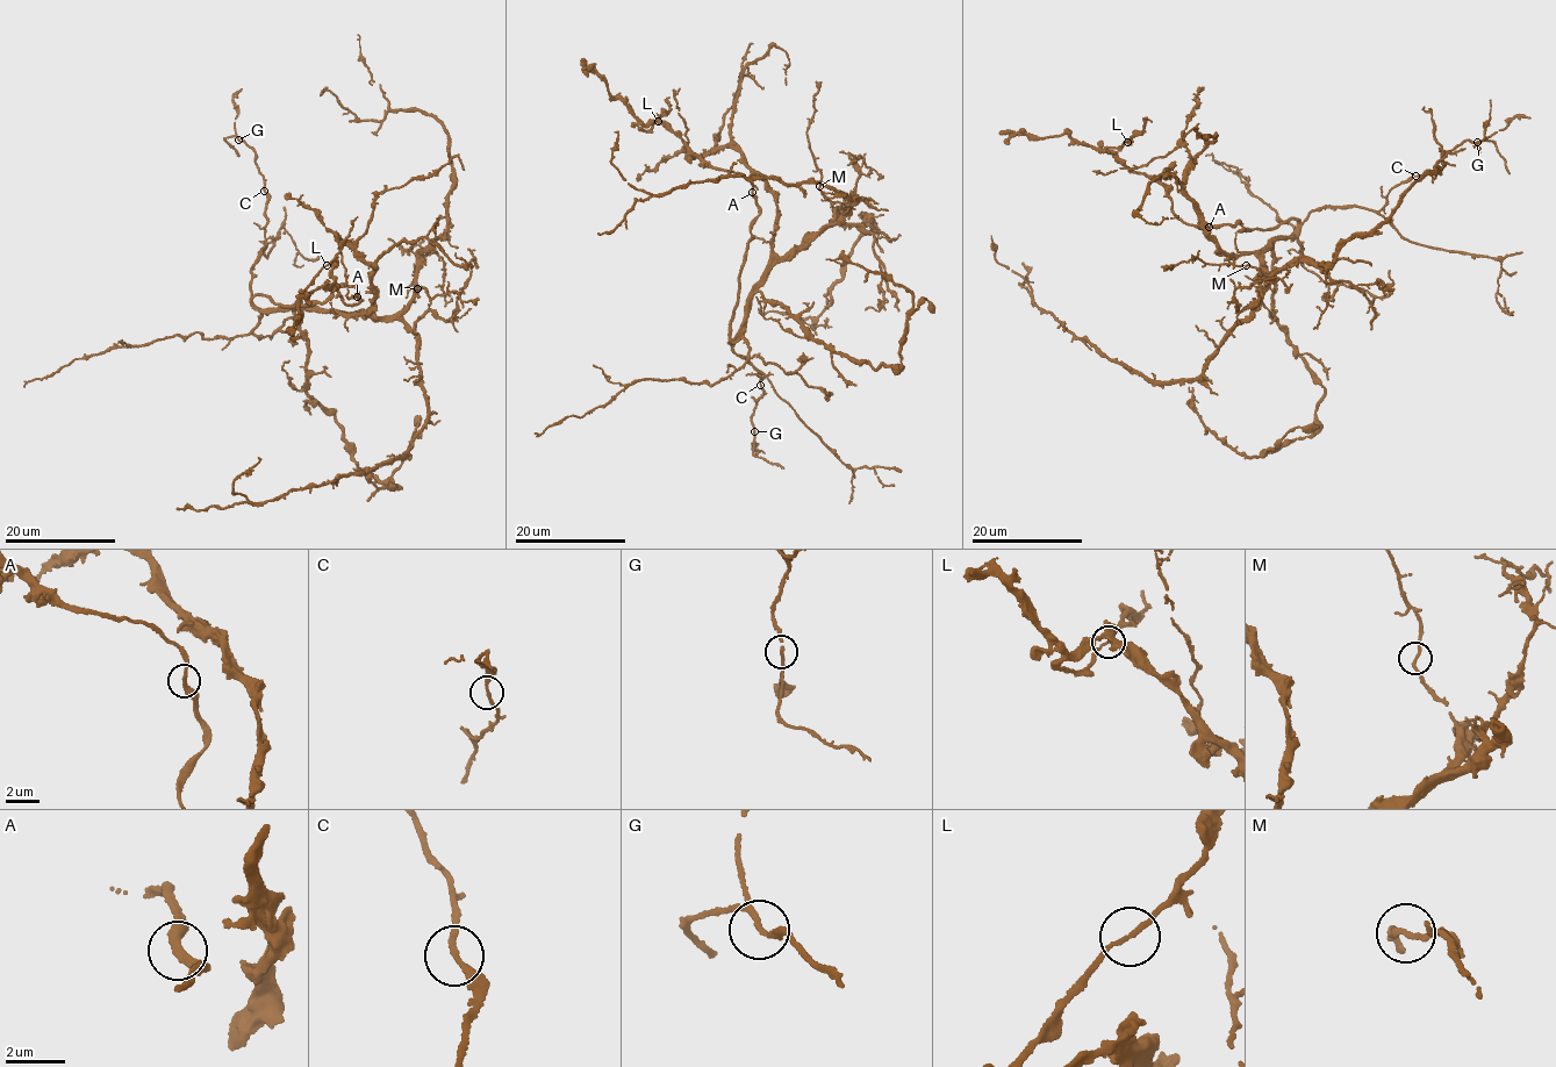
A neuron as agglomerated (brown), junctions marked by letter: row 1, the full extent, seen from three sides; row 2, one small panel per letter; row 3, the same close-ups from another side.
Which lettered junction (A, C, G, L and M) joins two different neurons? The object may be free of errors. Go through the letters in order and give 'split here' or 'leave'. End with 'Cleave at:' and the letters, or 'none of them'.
A: leave
C: leave
G: leave
L: leave
M: leave
Cleave at: none of them

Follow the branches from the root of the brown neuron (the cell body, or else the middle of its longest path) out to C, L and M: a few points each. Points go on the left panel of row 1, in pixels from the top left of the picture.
C: (336, 312), (295, 305), (264, 309), (253, 303), (251, 272), (266, 243), (264, 213), (269, 198), (264, 191)
L: (336, 312), (251, 302), (307, 306), (355, 285), (361, 300), (306, 292), (327, 265)
M: (336, 312), (370, 313), (377, 317), (393, 315), (407, 306), (414, 287), (417, 288)

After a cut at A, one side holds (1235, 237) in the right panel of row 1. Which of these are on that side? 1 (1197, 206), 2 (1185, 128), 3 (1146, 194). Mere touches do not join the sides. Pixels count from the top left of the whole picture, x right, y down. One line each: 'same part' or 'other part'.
1: same part
2: same part
3: same part

